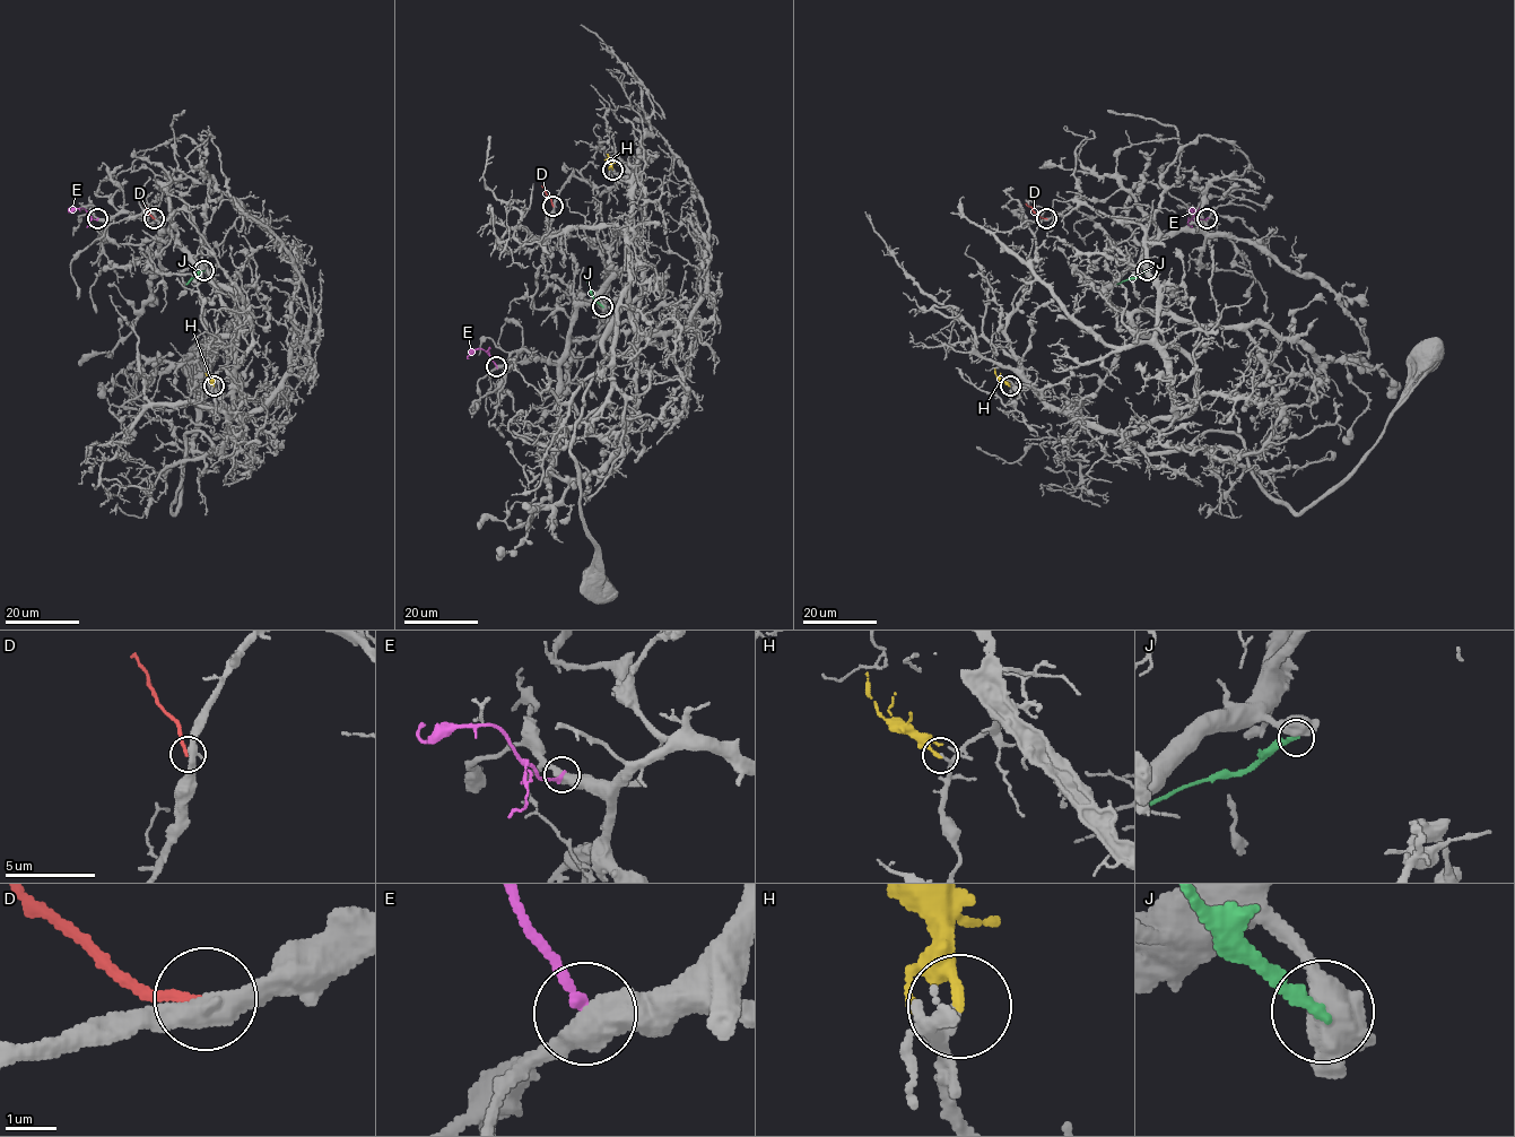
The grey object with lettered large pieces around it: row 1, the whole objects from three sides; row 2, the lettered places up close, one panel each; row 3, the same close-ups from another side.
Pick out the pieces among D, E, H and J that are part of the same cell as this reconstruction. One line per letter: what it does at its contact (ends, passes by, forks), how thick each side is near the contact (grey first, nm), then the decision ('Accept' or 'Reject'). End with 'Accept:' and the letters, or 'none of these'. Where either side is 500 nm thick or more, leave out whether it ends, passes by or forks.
D: It ends there. Thickness 420 nm (grey) against 170 nm. Reject
E: Thickness 500 nm (grey) against 240 nm. Reject
H: It ends there. Thickness 160 nm (grey) against 190 nm. Reject
J: Thickness 550 nm (grey) against 200 nm. Reject
Accept: none of these

